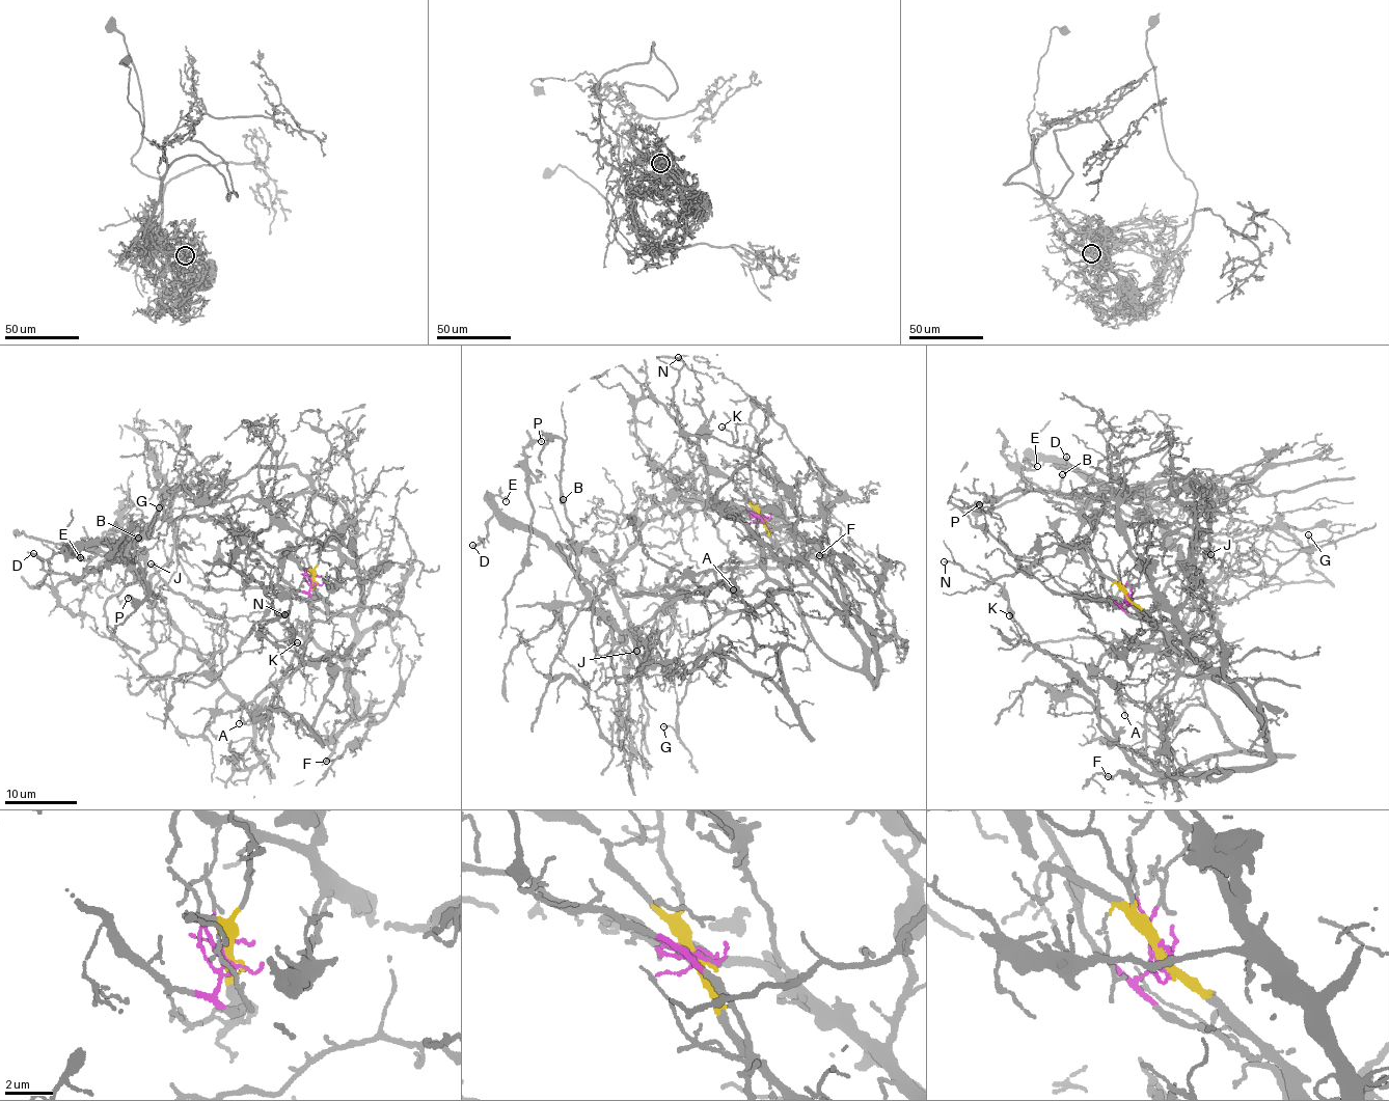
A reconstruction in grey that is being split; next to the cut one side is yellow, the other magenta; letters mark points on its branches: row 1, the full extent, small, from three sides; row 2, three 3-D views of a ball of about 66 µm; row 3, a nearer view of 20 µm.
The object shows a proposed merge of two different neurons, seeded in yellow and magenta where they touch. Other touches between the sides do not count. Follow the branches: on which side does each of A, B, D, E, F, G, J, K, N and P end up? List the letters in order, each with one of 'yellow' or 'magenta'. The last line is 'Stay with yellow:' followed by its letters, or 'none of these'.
A: yellow
B: magenta
D: magenta
E: magenta
F: yellow
G: yellow
J: magenta
K: yellow
N: yellow
P: magenta
Stay with yellow: A, F, G, K, N

